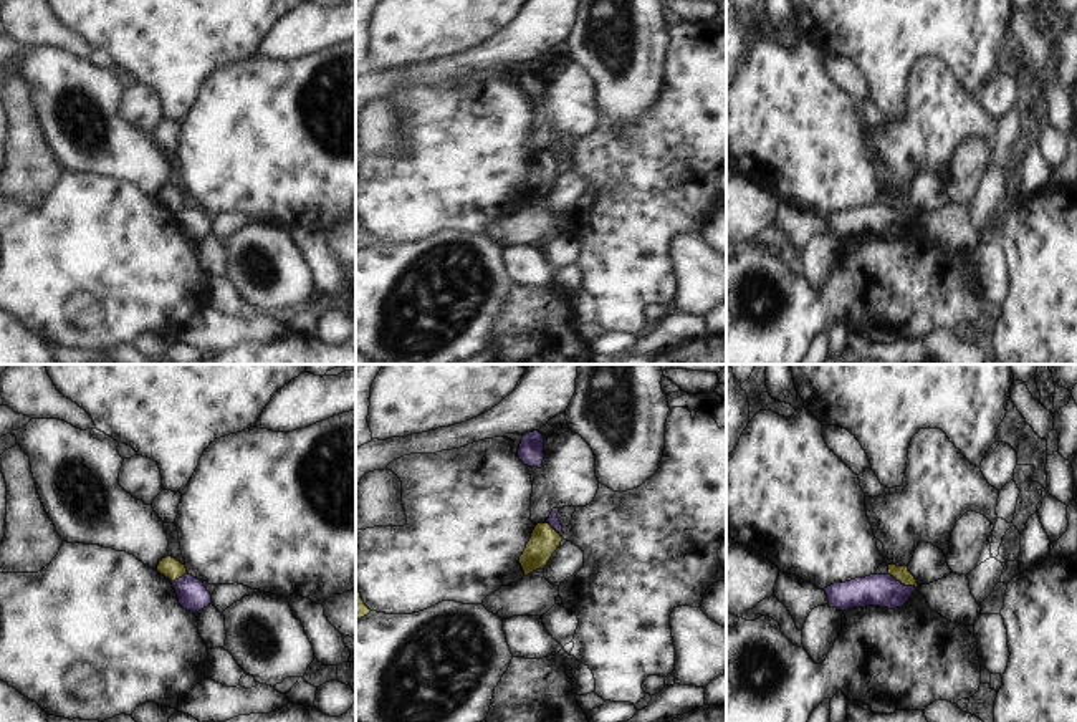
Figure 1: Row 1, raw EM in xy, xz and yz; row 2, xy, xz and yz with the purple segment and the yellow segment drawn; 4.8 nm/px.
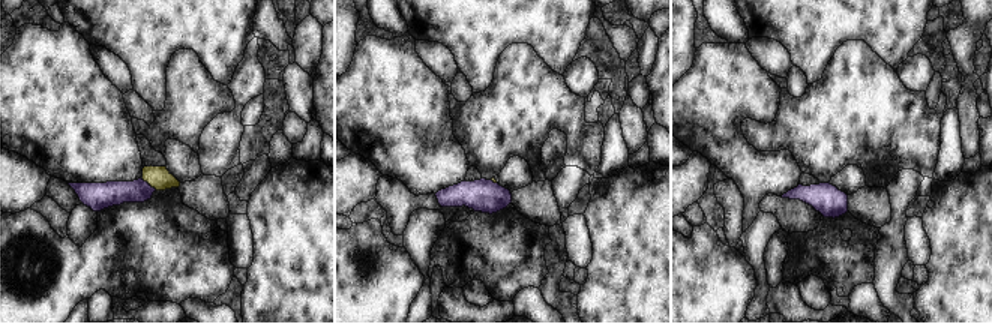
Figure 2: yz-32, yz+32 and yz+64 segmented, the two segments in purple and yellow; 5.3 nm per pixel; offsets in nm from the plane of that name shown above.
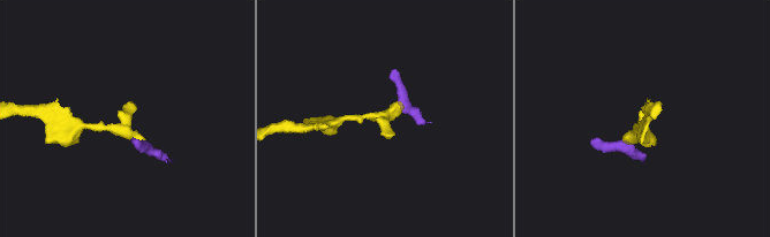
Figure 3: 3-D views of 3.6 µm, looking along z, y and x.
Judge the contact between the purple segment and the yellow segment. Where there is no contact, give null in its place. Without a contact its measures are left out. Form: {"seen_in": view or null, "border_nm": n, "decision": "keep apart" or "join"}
{"seen_in": "yz", "border_nm": 150, "decision": "keep apart"}

